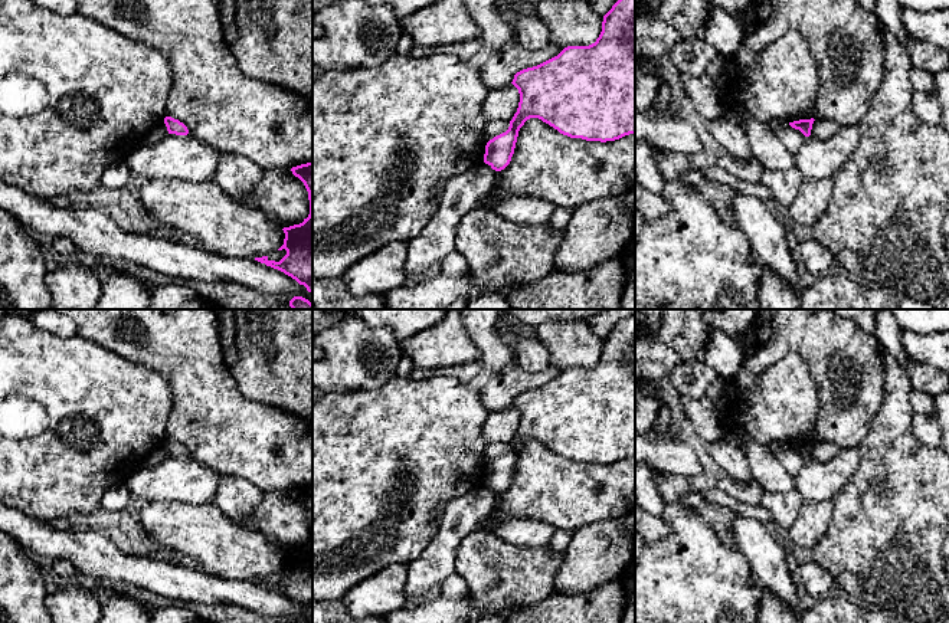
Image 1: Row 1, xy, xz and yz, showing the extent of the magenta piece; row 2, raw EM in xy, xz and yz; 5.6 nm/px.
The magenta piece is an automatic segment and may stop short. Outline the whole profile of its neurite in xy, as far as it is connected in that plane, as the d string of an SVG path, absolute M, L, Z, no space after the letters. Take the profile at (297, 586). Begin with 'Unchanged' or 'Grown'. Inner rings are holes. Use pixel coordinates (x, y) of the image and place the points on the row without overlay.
Unchanged. M312 485L292 489L291 494L308 514L310 537L302 545L282 551L285 561L278 573L285 571L287 577L279 584L269 583L268 578L255 583L284 594L312 616Z

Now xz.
Unchanged. M635 314L621 319L603 338L602 354L589 368L567 368L557 378L514 397L511 404L520 416L517 435L505 455L485 468L484 485L493 492L504 492L514 476L520 450L530 440L539 440L560 456L586 463L615 463L635 456Z

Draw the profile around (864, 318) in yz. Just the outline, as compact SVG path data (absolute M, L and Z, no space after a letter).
M829 309L832 314L851 319L867 334L874 335L876 317L873 309Z

